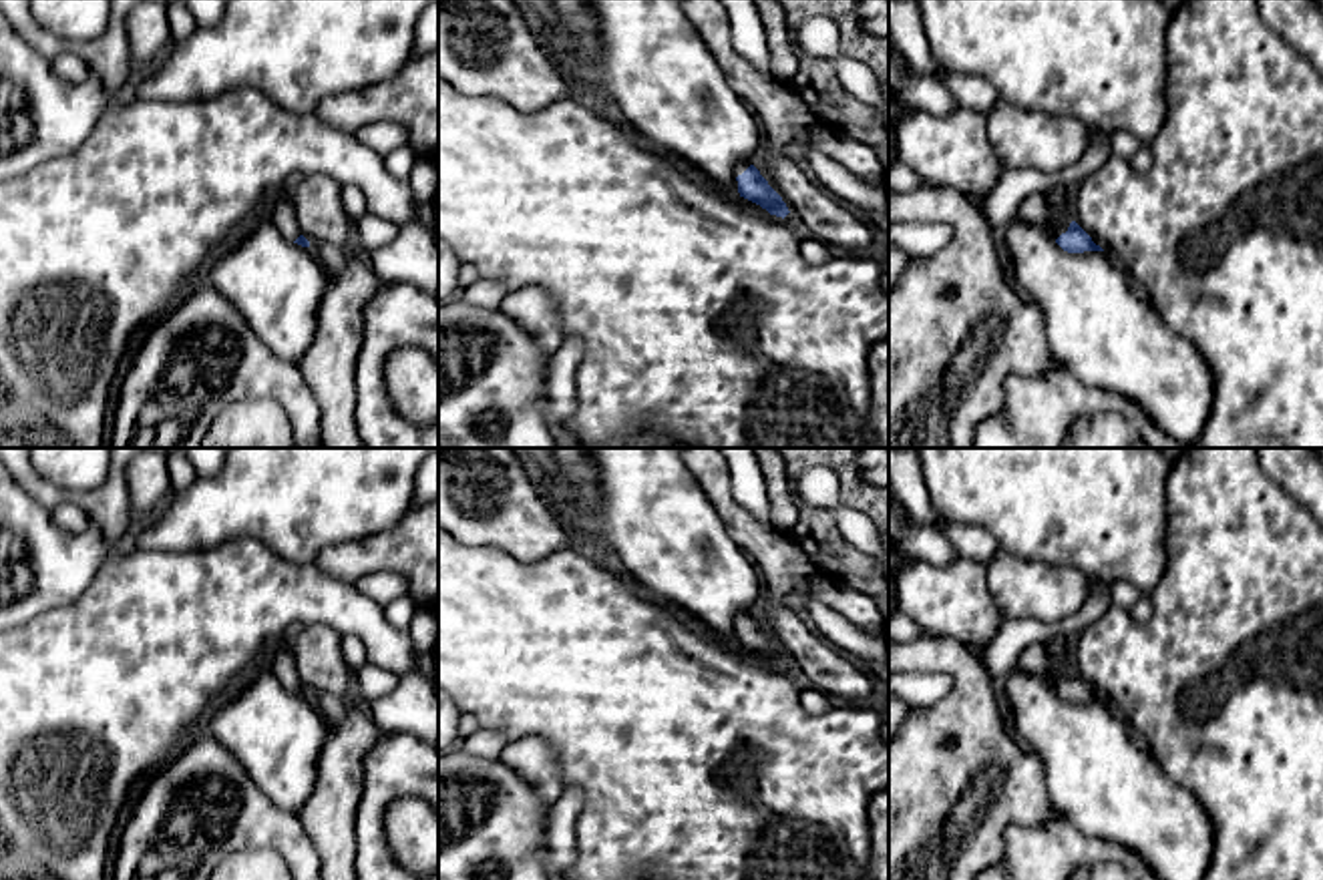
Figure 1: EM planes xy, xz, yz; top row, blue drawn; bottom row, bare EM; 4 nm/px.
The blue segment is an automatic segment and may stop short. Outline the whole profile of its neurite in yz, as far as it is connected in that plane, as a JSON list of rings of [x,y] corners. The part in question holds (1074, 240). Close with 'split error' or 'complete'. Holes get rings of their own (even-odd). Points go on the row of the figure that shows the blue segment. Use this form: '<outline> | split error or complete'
[[[1031,193],[1025,197],[1017,209],[1017,217],[1040,227],[1068,253],[1104,251],[1076,221],[1056,225],[1050,219],[1050,203],[1046,193]]] | split error

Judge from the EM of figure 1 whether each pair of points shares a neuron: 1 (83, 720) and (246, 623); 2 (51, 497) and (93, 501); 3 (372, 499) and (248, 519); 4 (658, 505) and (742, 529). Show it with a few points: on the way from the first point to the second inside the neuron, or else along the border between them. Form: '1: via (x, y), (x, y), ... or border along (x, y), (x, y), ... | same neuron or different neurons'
1: via (123, 680), (175, 627), (206, 623) | same neuron
2: via (61, 497), (83, 499) | same neuron
3: via (342, 499), (278, 499) | same neuron
4: border along (698, 483), (732, 541), (752, 561) | different neurons

